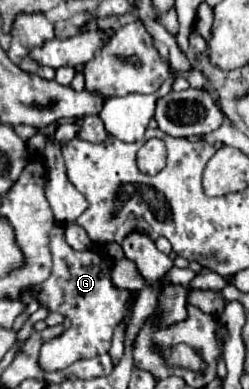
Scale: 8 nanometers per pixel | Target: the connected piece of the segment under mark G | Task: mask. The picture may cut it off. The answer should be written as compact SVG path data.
M54 226L50 232L50 250L54 258L52 276L36 286L40 290L40 302L50 312L60 312L72 320L71 326L59 337L45 342L39 351L38 364L44 372L60 372L82 358L94 358L110 350L114 328L120 320L128 320L134 294L128 290L116 290L110 280L110 262L102 254L92 250L78 252L64 240L64 228Z

